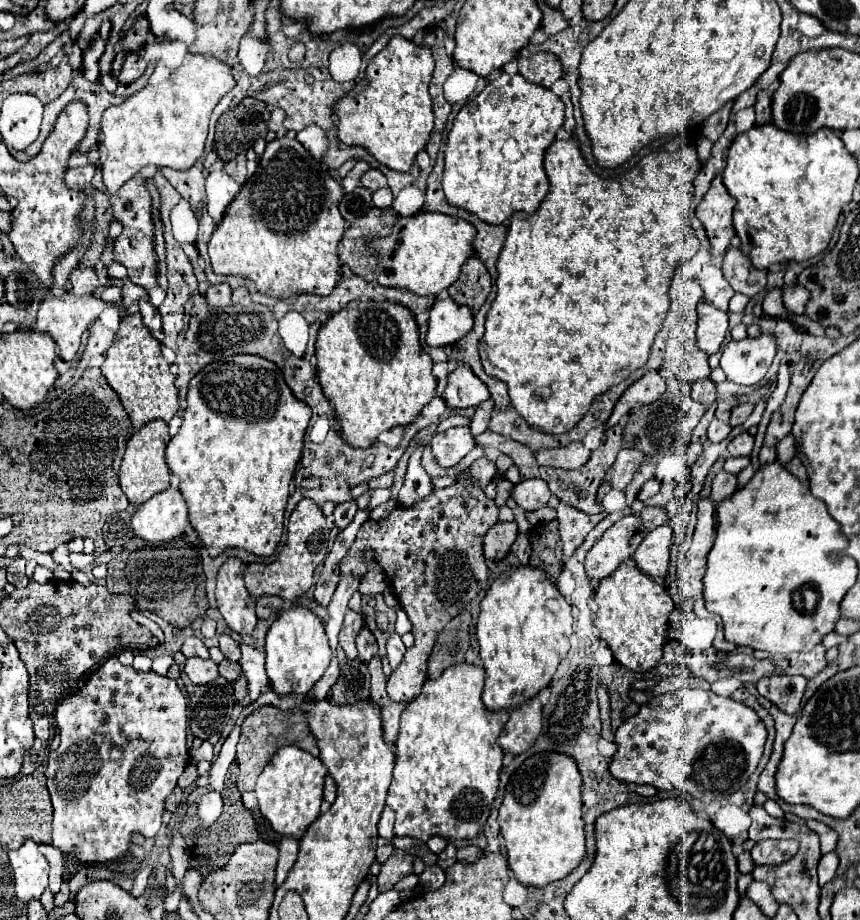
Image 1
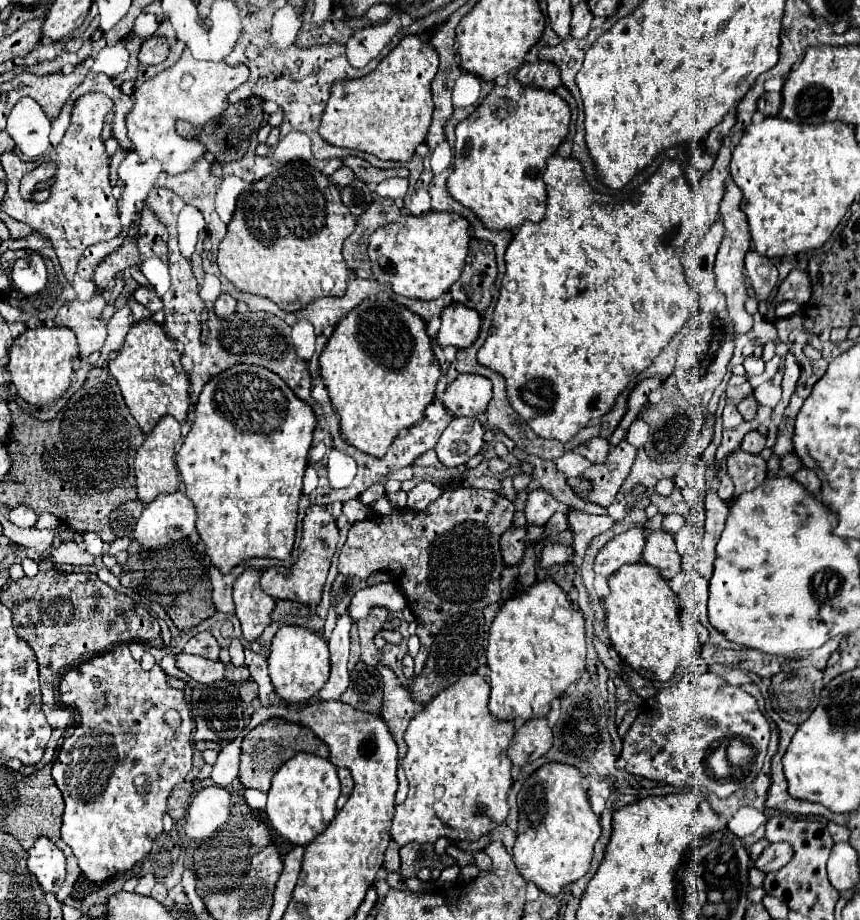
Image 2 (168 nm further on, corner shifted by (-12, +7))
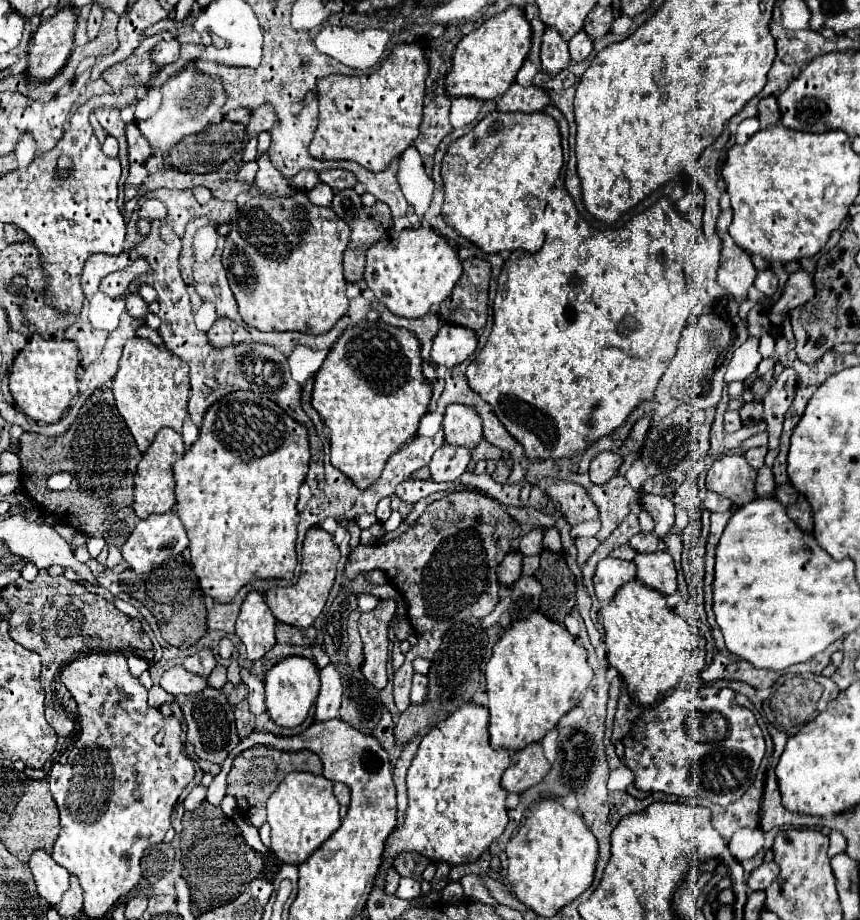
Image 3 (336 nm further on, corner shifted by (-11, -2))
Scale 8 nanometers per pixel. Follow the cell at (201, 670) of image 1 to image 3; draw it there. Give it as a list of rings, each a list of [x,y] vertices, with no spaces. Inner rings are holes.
[[[181,666],[169,668],[161,676],[161,688],[169,694],[197,694],[203,686],[207,686],[205,678],[195,678],[195,674],[187,674]]]

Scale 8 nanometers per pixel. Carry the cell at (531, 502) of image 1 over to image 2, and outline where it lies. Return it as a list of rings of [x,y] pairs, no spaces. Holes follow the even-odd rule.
[[[534,489],[528,493],[524,513],[526,513],[528,523],[546,525],[546,521],[550,519],[550,515],[554,511],[558,511],[558,507],[560,507],[560,503],[546,489]]]

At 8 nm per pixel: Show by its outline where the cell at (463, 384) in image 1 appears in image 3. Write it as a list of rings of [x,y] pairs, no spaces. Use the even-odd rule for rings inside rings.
[[[459,404],[447,406],[443,428],[445,428],[445,442],[453,446],[473,450],[483,438],[479,416],[475,414],[475,410],[467,410],[467,406]]]

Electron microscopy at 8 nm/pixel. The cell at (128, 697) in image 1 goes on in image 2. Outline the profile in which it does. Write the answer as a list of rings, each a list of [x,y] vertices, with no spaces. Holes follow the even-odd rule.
[[[120,645],[114,651],[72,669],[60,683],[60,699],[80,715],[80,725],[74,735],[64,741],[62,751],[52,765],[52,777],[66,803],[62,839],[74,851],[82,873],[90,881],[102,883],[116,873],[130,871],[164,831],[162,815],[166,813],[166,799],[174,785],[182,783],[192,769],[194,721],[184,691],[168,683],[168,675],[160,665],[144,671],[140,663],[132,659],[128,645]],[[170,709],[180,713],[180,727],[170,727],[164,721],[164,713]]]

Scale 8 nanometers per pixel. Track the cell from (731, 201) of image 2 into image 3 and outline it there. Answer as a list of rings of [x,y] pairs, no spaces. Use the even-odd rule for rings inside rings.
[[[723,210],[717,218],[717,236],[721,238],[723,242],[723,248],[721,248],[721,258],[719,258],[719,270],[717,270],[717,282],[731,294],[735,294],[739,300],[747,296],[747,290],[753,286],[753,280],[755,280],[755,274],[757,270],[753,268],[753,262],[751,262],[751,256],[745,252],[745,250],[739,250],[739,246],[735,246],[735,242],[729,238],[729,228],[731,224],[731,210]]]

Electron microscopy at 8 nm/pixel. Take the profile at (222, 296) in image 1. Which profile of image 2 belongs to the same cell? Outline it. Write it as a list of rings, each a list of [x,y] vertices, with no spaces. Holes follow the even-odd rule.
[[[222,293],[214,303],[214,311],[218,313],[218,317],[232,315],[236,311],[236,299],[230,293]]]

